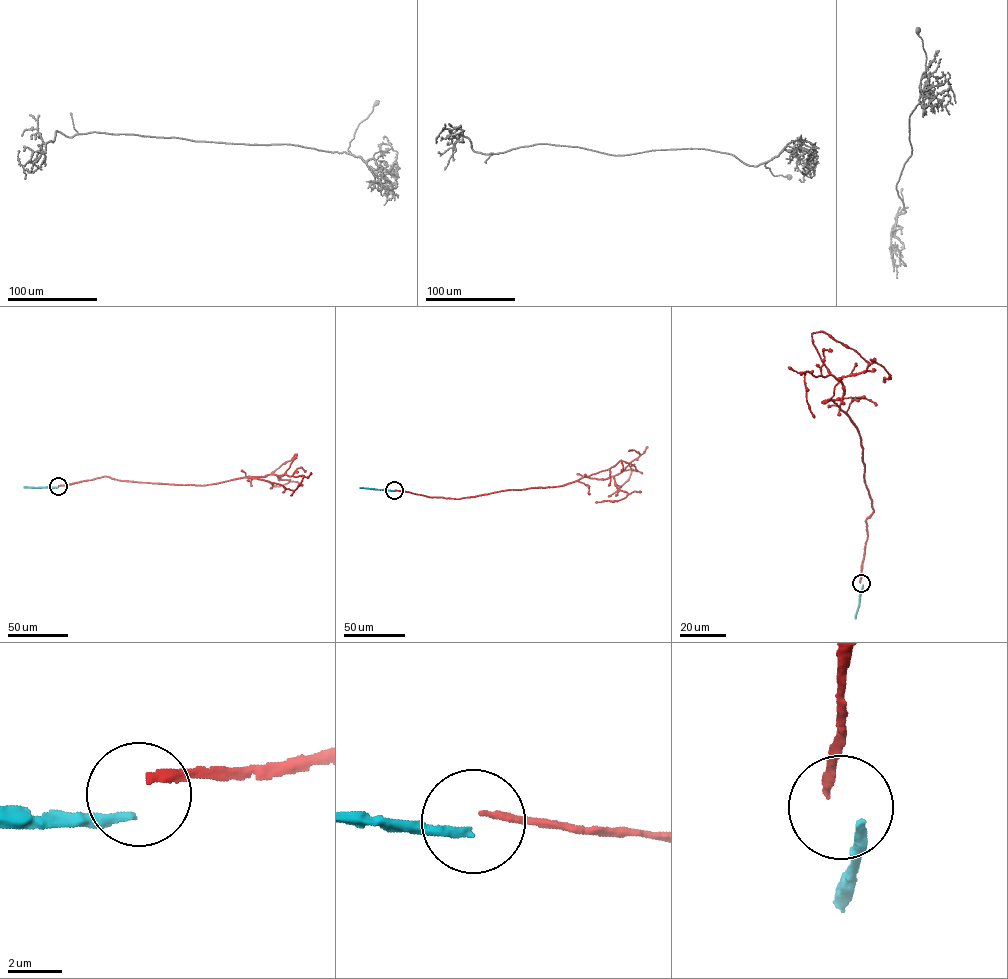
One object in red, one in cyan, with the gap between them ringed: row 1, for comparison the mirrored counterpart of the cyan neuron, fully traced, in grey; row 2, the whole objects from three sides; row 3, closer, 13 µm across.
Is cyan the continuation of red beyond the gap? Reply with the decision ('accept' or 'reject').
reject

